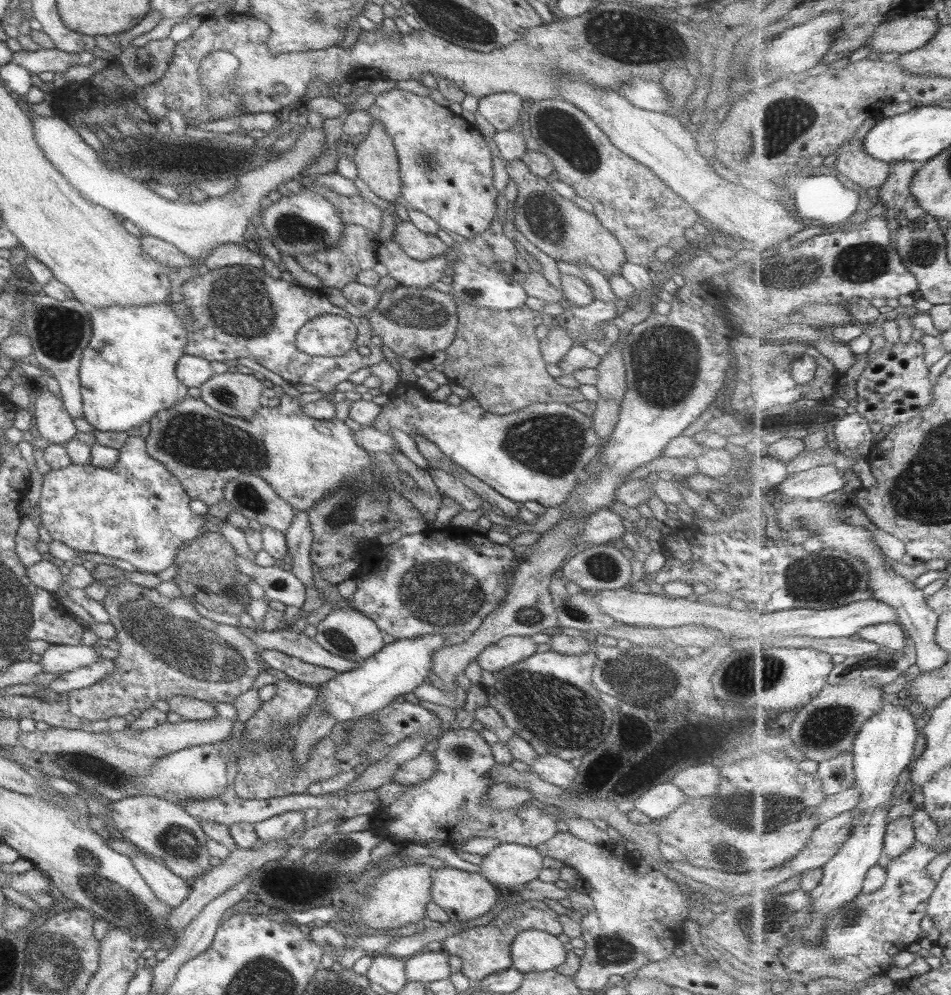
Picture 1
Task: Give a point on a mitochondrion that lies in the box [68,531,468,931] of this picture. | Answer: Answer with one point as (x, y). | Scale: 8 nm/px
(213, 658)

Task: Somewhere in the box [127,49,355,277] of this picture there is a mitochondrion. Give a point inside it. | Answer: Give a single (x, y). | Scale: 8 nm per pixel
(293, 229)

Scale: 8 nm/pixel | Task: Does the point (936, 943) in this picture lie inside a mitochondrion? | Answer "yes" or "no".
no

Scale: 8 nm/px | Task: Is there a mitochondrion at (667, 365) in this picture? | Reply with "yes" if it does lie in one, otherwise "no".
yes

